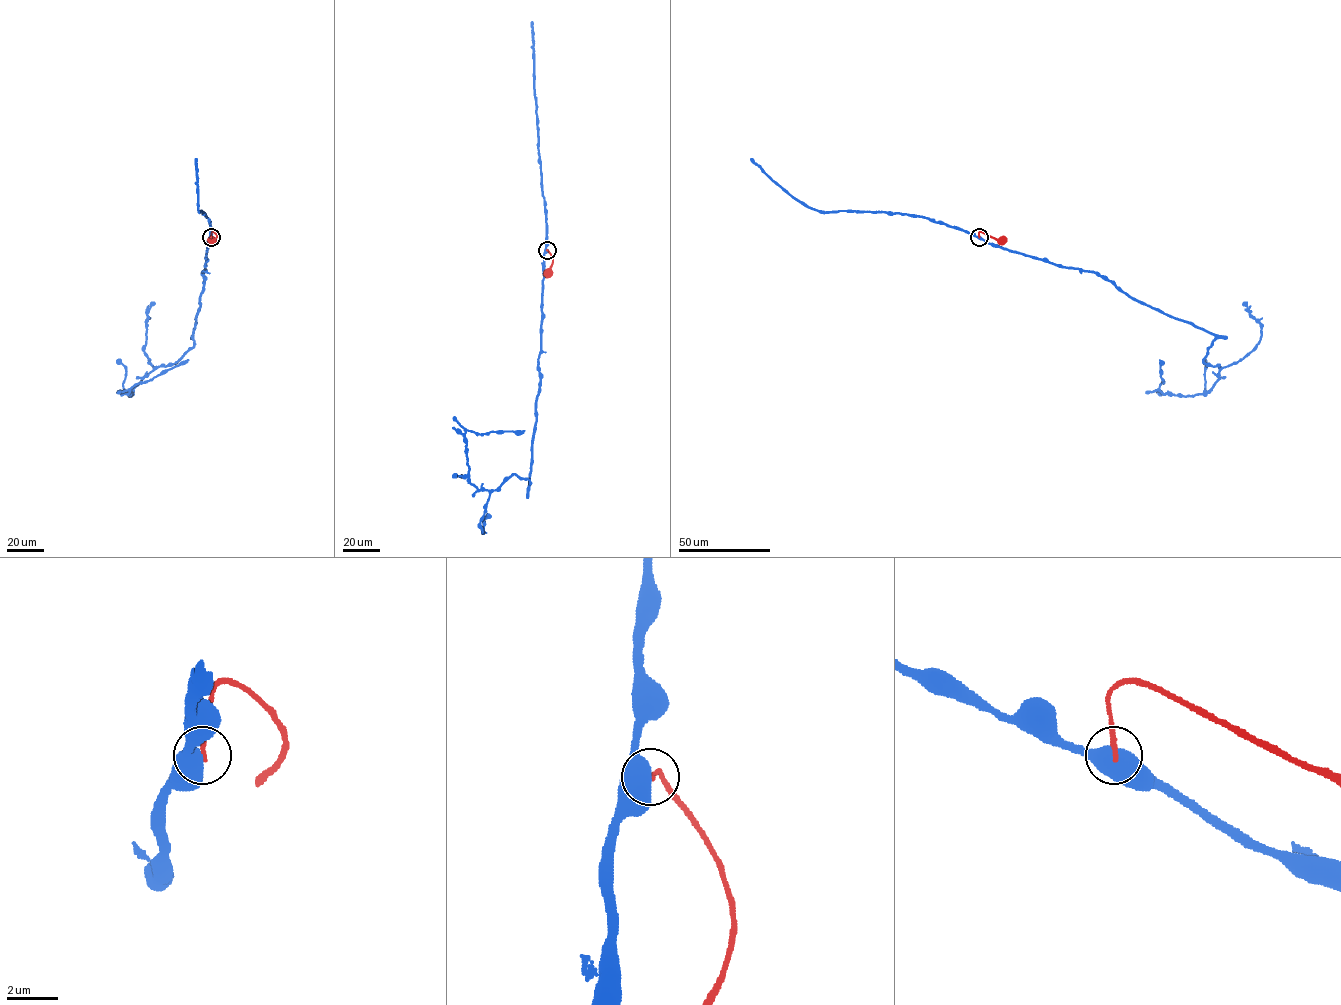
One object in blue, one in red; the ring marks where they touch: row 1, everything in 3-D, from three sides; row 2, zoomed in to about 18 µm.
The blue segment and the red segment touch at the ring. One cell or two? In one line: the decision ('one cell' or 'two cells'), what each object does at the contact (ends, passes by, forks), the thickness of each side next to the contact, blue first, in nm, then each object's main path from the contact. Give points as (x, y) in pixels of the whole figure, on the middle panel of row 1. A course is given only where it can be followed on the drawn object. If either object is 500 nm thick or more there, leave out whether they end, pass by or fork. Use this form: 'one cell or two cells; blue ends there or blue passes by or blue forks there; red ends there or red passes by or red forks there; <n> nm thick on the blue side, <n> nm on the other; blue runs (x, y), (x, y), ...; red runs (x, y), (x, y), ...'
two cells; 550 nm thick on the blue side, 200 nm on the other; blue runs (547, 250), (529, 486), (528, 479), (514, 474), (496, 490), (478, 490), (469, 482), (466, 430), (524, 430); red runs (547, 250), (553, 262), (548, 272)

